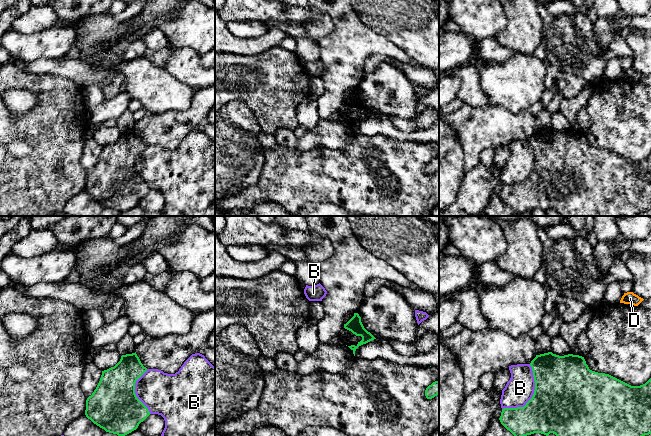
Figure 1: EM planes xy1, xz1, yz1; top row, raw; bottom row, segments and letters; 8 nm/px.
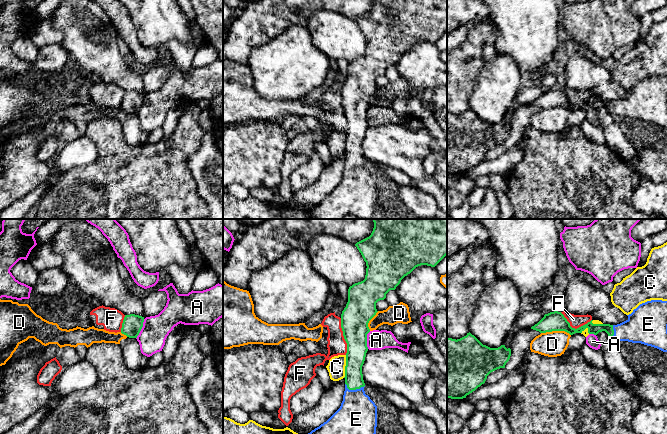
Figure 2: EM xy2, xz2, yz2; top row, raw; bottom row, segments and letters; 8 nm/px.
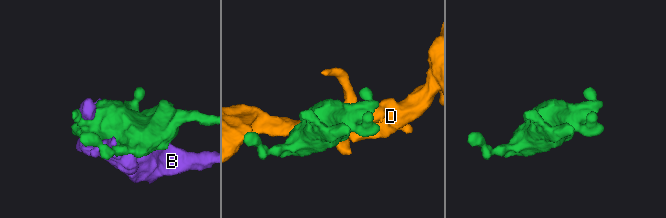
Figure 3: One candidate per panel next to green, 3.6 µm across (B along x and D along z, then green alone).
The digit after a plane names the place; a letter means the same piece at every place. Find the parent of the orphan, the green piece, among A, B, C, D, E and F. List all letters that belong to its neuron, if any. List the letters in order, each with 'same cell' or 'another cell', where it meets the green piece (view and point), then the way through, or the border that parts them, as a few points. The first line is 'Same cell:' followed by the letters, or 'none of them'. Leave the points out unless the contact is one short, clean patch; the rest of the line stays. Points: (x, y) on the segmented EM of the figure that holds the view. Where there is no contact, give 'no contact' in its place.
Same cell: E
A: another cell | xy2 (141, 328) | along xy2 (144, 319), (143, 326), (136, 338)
B: another cell | yz1 (532, 396)
C: another cell | xz2 (345, 366) | along xz2 (346, 355), (345, 375), (343, 377)
D: another cell | yz2 (556, 330)
E: same cell | xz2 (354, 389) | across xz2 (355, 358), (354, 389), (357, 414)
F: another cell | xz2 (343, 335) | along xz2 (340, 318), (340, 327), (346, 343), (346, 354)

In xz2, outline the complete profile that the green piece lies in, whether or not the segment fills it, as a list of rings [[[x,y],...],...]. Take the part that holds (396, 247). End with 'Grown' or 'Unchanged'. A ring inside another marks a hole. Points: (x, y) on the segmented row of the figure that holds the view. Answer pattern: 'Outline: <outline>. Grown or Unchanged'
Outline: [[[372,219],[374,228],[371,235],[355,244],[366,262],[365,279],[348,289],[348,302],[341,314],[341,328],[347,343],[345,366],[345,391],[340,408],[323,424],[308,434],[376,434],[377,406],[365,394],[362,366],[365,361],[369,321],[378,312],[376,303],[386,298],[390,290],[395,290],[401,280],[416,267],[427,265],[435,267],[447,255],[447,219]]]. Grown

